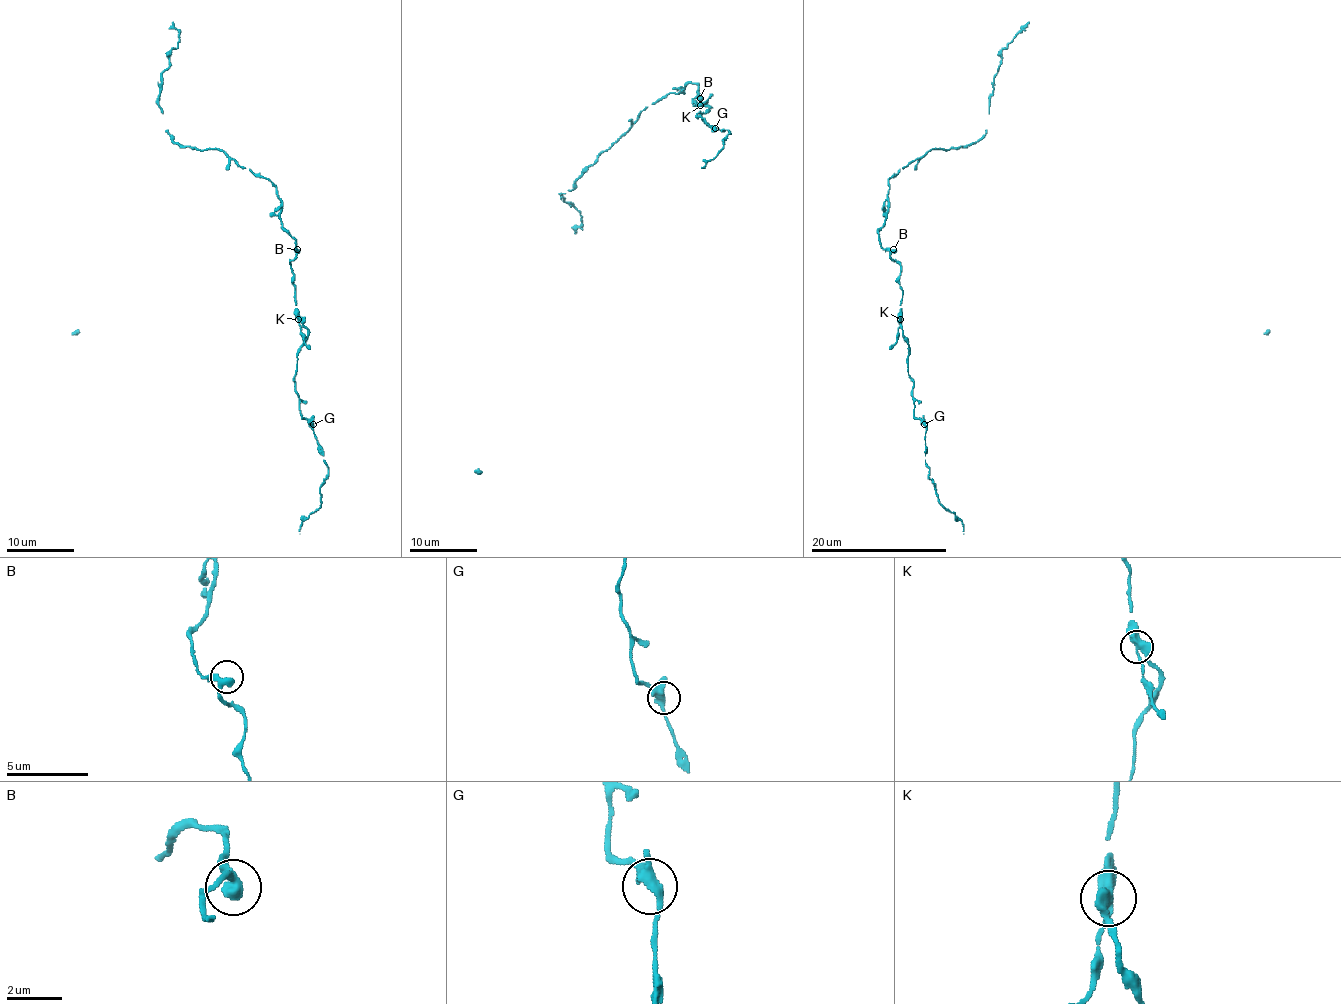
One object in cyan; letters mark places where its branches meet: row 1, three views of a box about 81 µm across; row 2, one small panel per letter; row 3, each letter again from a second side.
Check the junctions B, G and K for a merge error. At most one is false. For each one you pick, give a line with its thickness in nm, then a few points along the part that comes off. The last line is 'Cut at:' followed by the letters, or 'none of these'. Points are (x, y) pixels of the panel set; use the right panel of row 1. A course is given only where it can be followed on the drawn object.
K: Thickness 380 nm. Course of the part to remove: (900, 319), (898, 339), (890, 349)
Cut at: K

